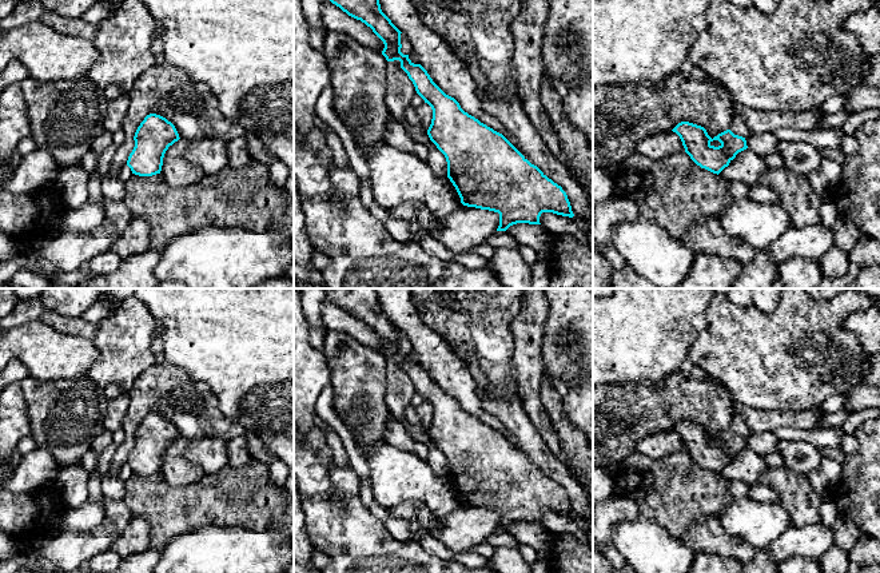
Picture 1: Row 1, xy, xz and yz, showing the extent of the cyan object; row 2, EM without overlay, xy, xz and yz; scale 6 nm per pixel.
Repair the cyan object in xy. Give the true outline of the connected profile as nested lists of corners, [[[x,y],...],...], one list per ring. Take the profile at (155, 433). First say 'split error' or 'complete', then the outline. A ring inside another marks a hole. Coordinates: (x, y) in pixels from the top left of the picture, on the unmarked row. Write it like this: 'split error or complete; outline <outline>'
complete; outline [[[156,413],[147,414],[135,431],[135,446],[128,455],[127,465],[132,473],[139,475],[160,473],[166,450],[179,438],[179,433],[171,421]]]

